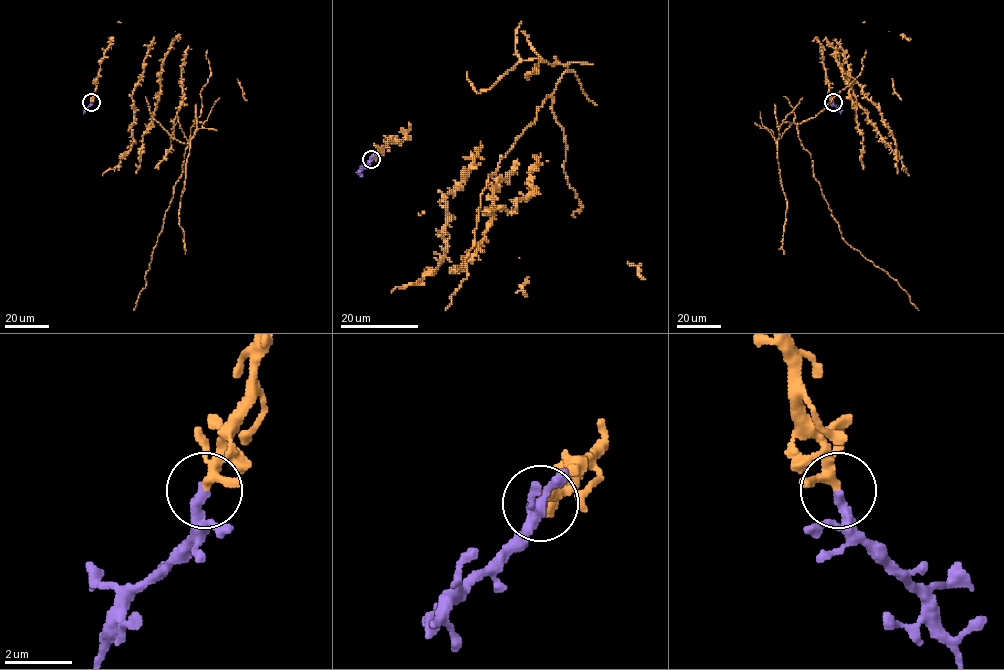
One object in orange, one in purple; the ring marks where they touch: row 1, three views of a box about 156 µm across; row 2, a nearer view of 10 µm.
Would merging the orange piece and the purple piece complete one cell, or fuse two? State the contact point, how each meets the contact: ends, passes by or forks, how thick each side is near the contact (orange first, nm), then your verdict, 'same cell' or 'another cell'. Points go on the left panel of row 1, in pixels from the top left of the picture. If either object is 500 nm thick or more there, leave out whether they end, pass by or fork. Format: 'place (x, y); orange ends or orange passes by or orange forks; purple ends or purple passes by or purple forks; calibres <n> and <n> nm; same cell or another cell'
place (91, 102); orange passes by; purple ends; calibres 240 and 300 nm; same cell

